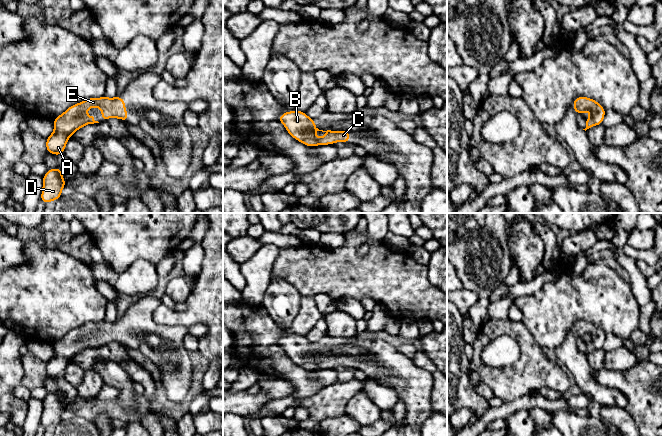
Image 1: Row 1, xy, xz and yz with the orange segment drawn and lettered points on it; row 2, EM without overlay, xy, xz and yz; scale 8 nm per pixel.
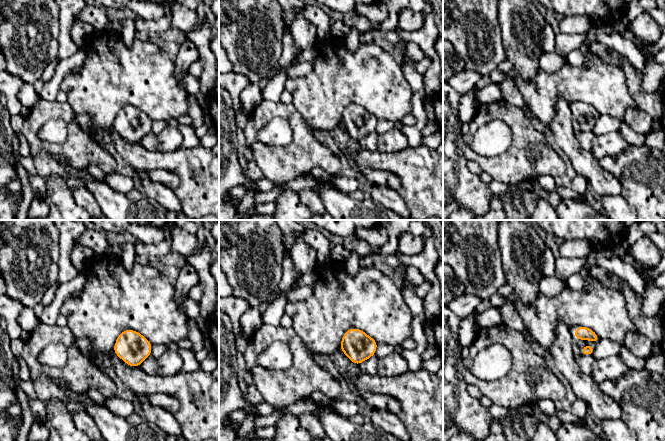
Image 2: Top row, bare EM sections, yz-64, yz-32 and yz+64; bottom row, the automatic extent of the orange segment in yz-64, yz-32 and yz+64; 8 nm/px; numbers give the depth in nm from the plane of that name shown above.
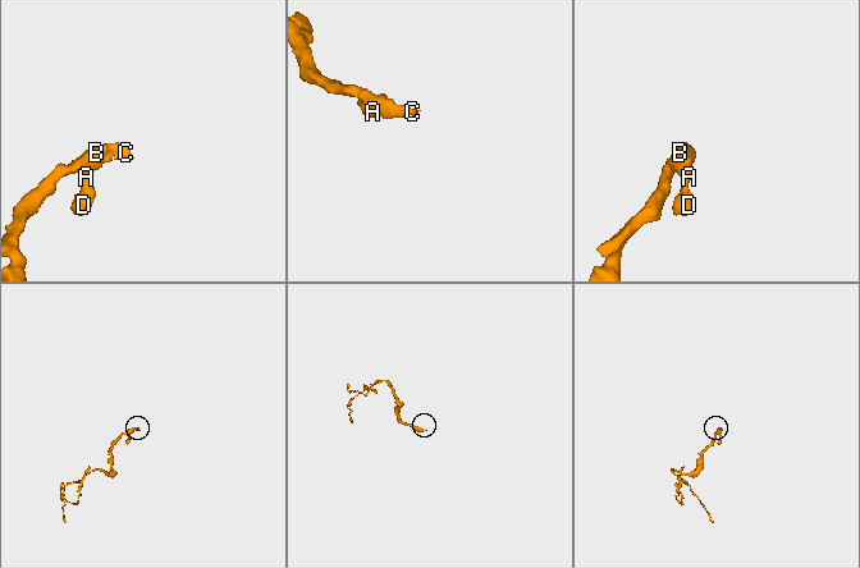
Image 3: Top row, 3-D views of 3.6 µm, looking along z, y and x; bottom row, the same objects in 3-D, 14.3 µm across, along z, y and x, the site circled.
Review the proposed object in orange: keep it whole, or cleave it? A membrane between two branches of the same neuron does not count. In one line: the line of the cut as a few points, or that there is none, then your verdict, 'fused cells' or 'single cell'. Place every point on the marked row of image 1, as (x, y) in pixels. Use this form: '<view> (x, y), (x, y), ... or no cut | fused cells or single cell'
no cut | single cell

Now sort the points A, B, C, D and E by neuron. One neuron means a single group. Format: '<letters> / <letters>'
A B C D E

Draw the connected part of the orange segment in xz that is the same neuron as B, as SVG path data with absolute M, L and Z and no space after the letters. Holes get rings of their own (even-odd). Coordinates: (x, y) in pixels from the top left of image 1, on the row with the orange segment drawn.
M297 110L285 112L280 115L278 120L294 139L306 146L328 145L338 141L349 144L350 131L319 130L314 126L315 120L310 119L305 112ZM317 131L325 132L326 135L318 139L314 136Z

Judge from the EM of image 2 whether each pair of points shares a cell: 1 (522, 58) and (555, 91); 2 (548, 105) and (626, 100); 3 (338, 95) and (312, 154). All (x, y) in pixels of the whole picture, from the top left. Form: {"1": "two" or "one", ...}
{"1": "two", "2": "one", "3": "two"}

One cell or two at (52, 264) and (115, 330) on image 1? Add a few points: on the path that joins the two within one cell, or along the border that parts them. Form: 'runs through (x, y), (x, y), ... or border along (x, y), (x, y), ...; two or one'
border along (103, 319), (85, 322), (81, 326); two

